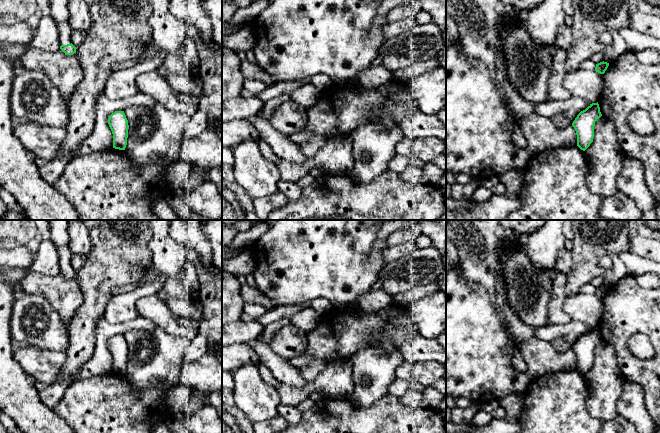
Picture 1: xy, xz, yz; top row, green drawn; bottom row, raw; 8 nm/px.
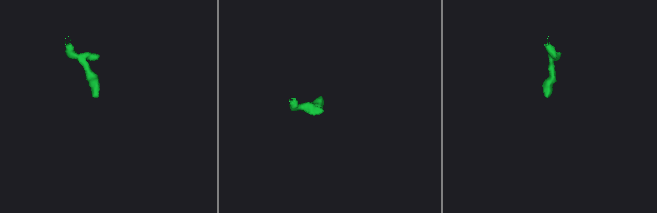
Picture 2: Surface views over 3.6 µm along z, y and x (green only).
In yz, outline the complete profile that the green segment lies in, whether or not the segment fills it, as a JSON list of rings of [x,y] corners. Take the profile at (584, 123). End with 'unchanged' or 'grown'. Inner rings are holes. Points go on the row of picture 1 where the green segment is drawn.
[[[598,102],[581,111],[572,123],[577,135],[577,146],[585,151],[594,138],[595,122],[602,116]]]; unchanged

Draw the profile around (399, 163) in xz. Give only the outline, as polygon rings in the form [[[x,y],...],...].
[[[396,154],[389,162],[388,170],[395,173],[403,173],[411,165],[410,158],[404,155]]]

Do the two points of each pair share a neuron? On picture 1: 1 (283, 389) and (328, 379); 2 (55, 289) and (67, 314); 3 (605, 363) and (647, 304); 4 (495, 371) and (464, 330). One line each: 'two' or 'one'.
1: one
2: one
3: two
4: one

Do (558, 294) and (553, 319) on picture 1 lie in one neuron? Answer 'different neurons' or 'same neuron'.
same neuron

